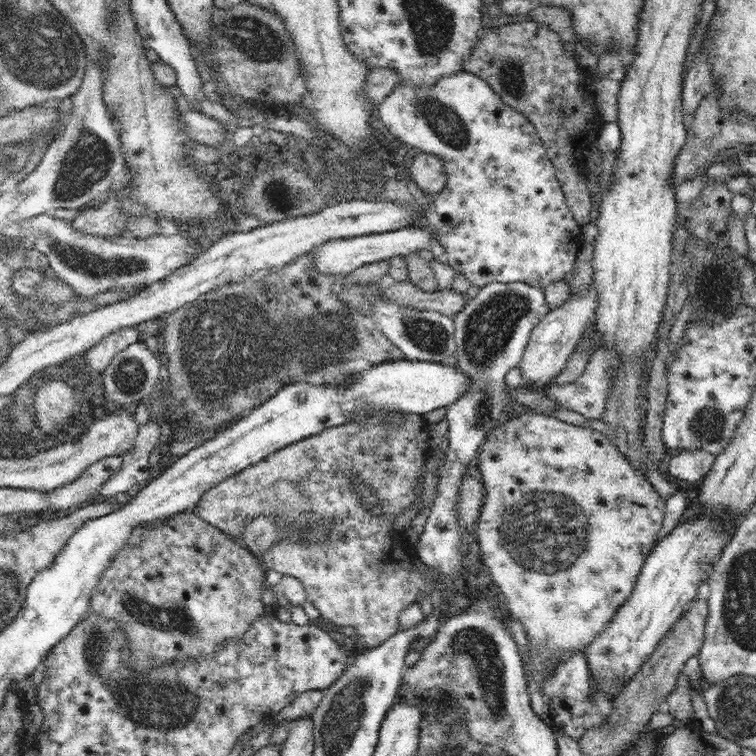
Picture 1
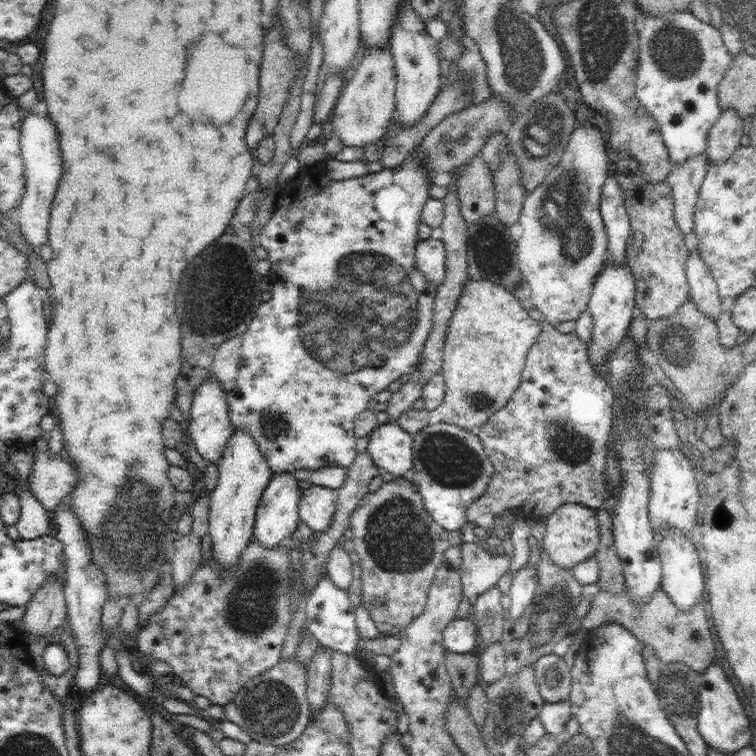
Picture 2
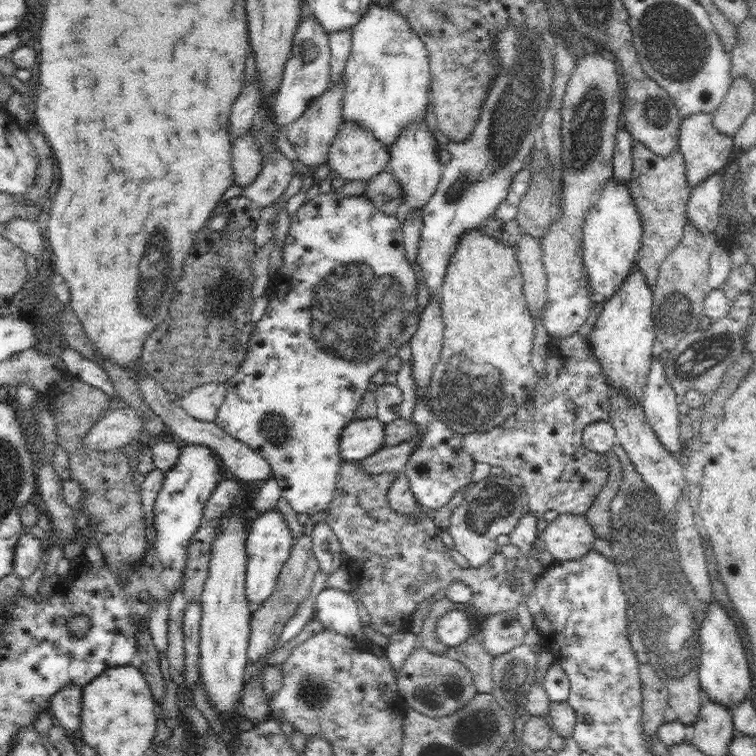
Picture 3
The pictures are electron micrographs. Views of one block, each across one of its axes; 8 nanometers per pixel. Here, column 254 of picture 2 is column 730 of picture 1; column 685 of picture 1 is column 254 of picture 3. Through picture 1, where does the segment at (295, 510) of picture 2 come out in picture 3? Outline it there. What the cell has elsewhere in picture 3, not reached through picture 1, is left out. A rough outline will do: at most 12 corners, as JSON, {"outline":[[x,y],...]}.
{"outline":[[269,510],[247,526],[243,596],[271,596],[293,536]]}

